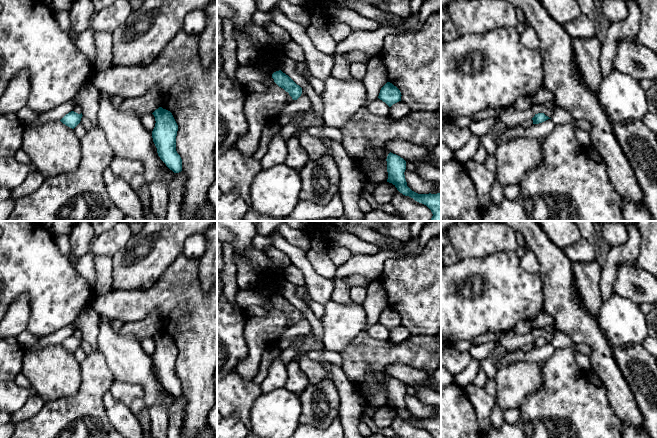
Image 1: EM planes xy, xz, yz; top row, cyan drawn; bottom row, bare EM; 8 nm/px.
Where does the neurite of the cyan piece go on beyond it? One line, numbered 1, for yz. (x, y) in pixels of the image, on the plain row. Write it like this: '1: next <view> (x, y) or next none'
1: next none

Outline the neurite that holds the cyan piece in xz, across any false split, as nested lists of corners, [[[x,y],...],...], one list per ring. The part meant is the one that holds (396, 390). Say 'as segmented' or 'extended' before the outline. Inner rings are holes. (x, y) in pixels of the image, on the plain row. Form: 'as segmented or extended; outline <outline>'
as segmented; outline [[[389,377],[387,380],[387,406],[392,407],[397,414],[405,420],[413,422],[415,425],[426,429],[432,438],[441,438],[441,418],[418,418],[412,415],[405,403],[406,385],[400,380]]]

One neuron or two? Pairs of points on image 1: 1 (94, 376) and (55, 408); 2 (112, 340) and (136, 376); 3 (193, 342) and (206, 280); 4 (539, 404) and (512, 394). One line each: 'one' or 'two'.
1: one
2: one
3: two
4: two

